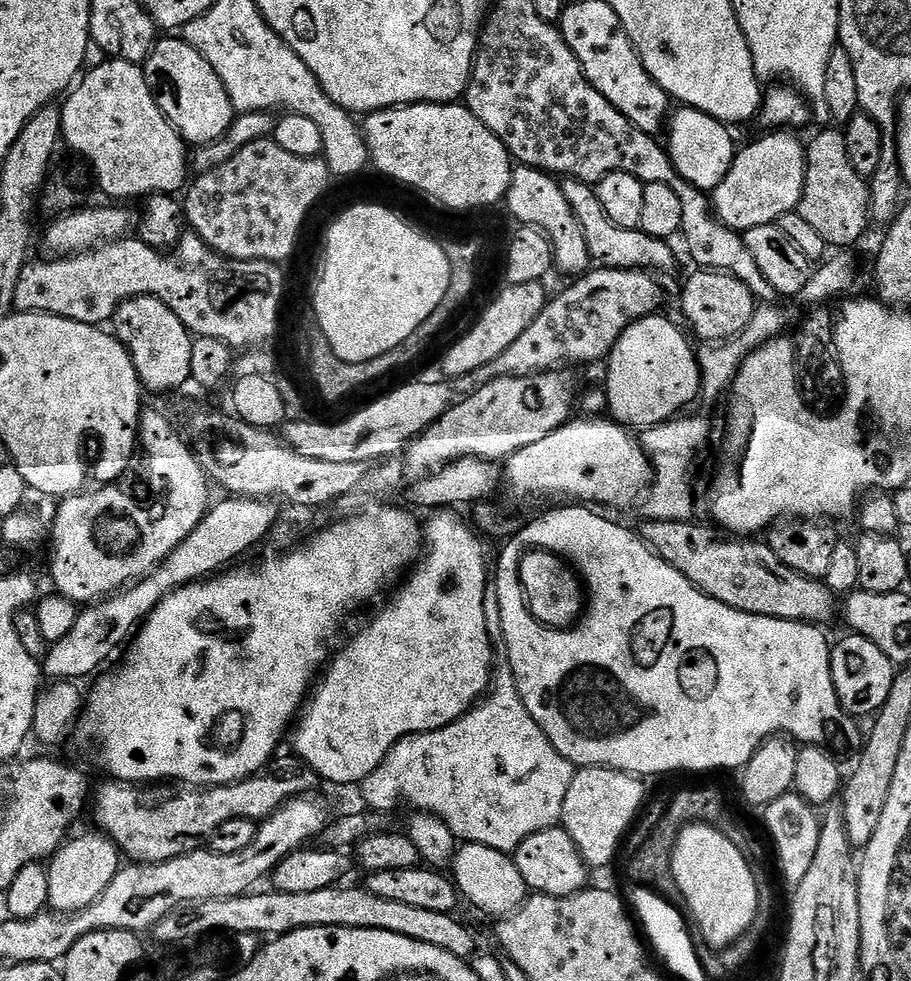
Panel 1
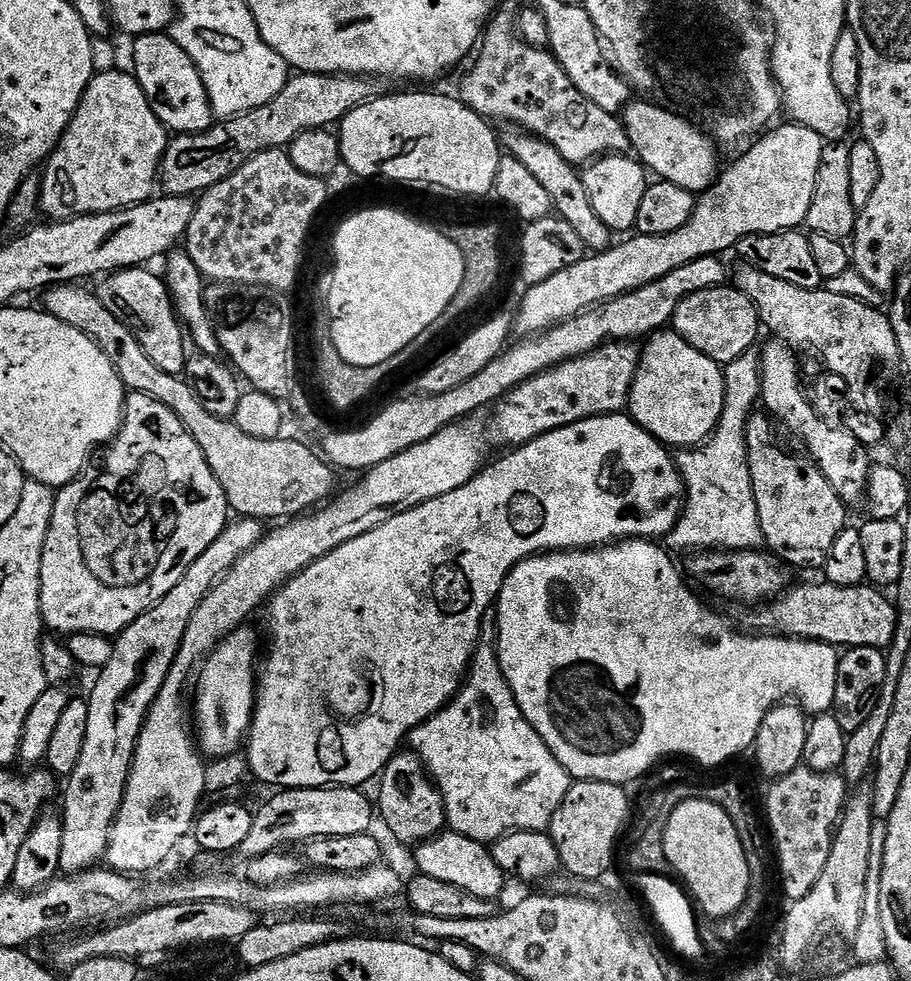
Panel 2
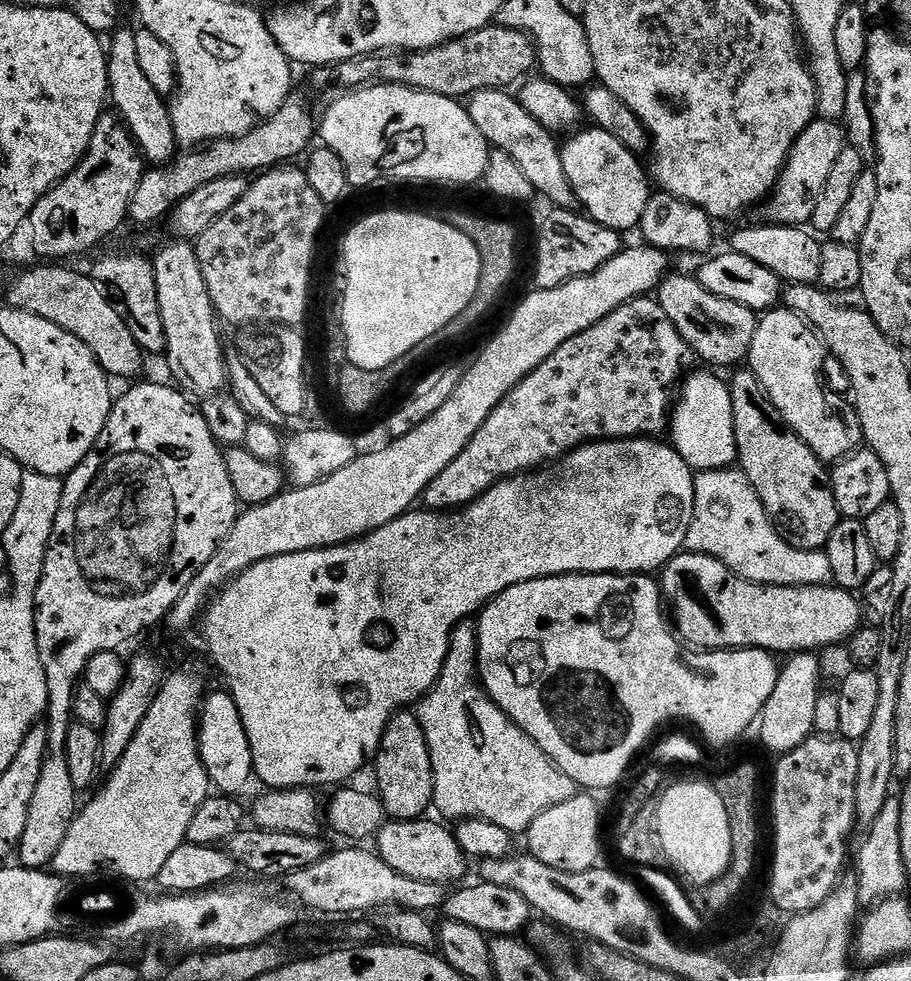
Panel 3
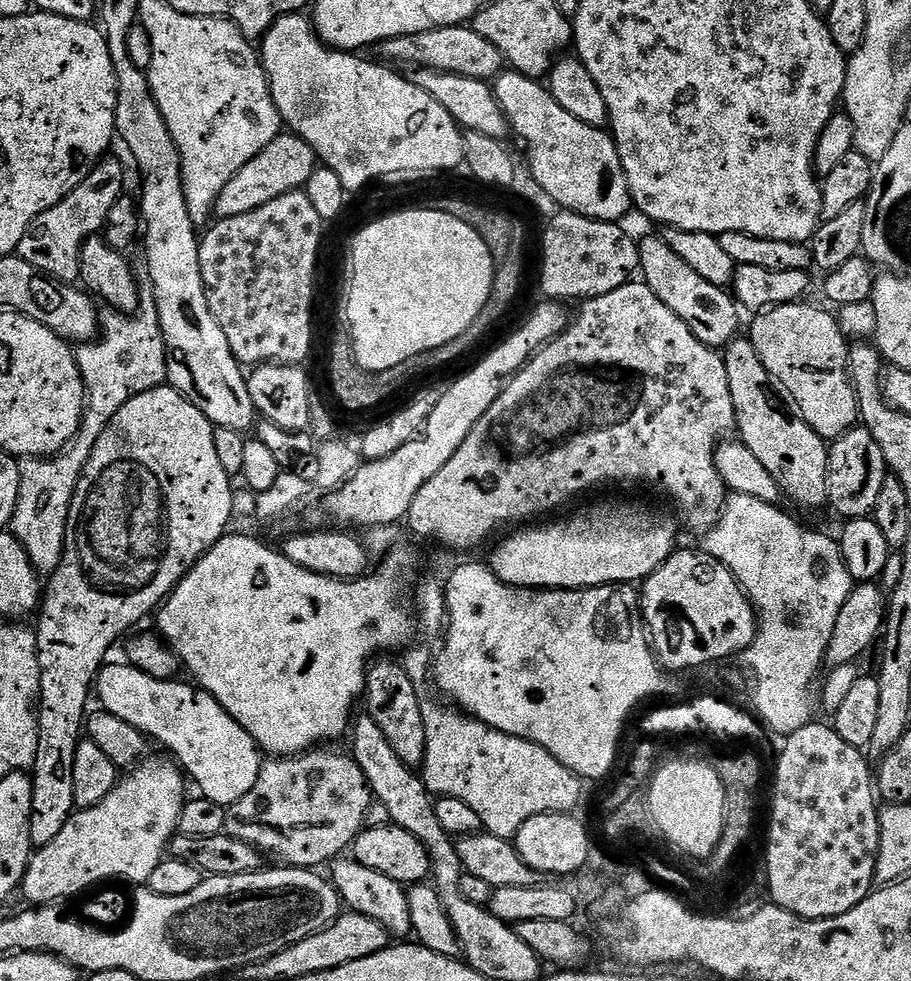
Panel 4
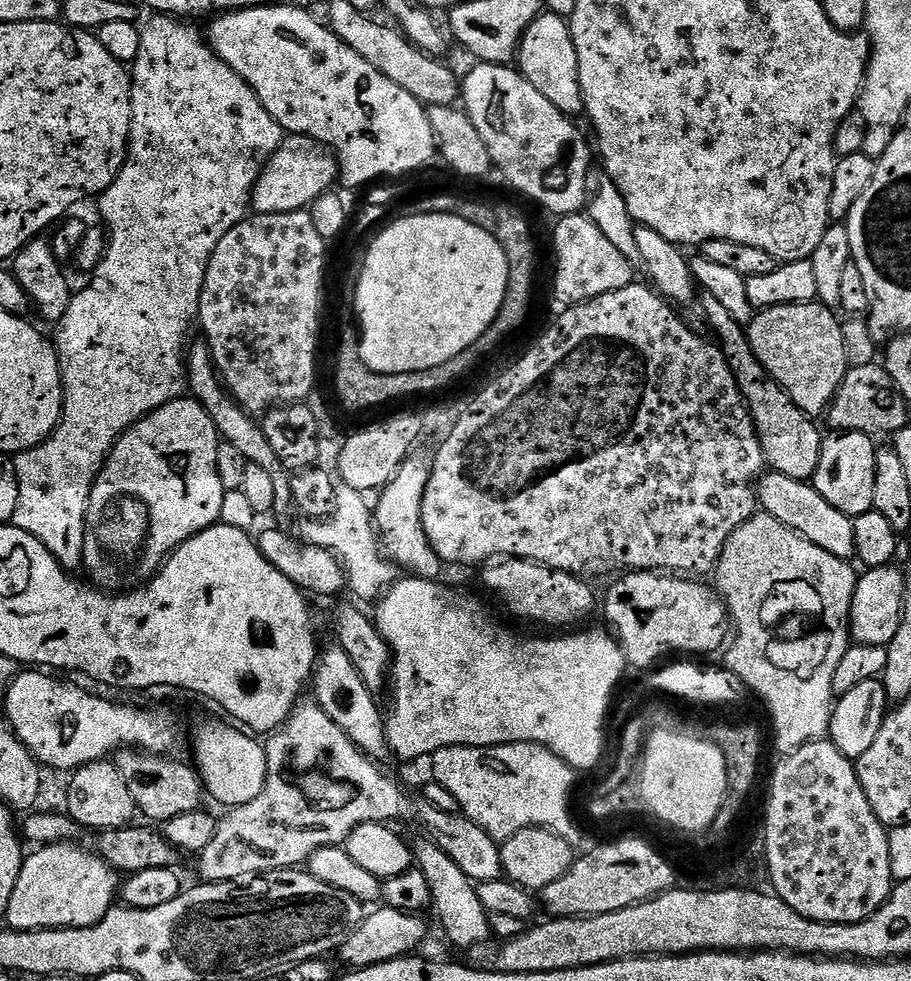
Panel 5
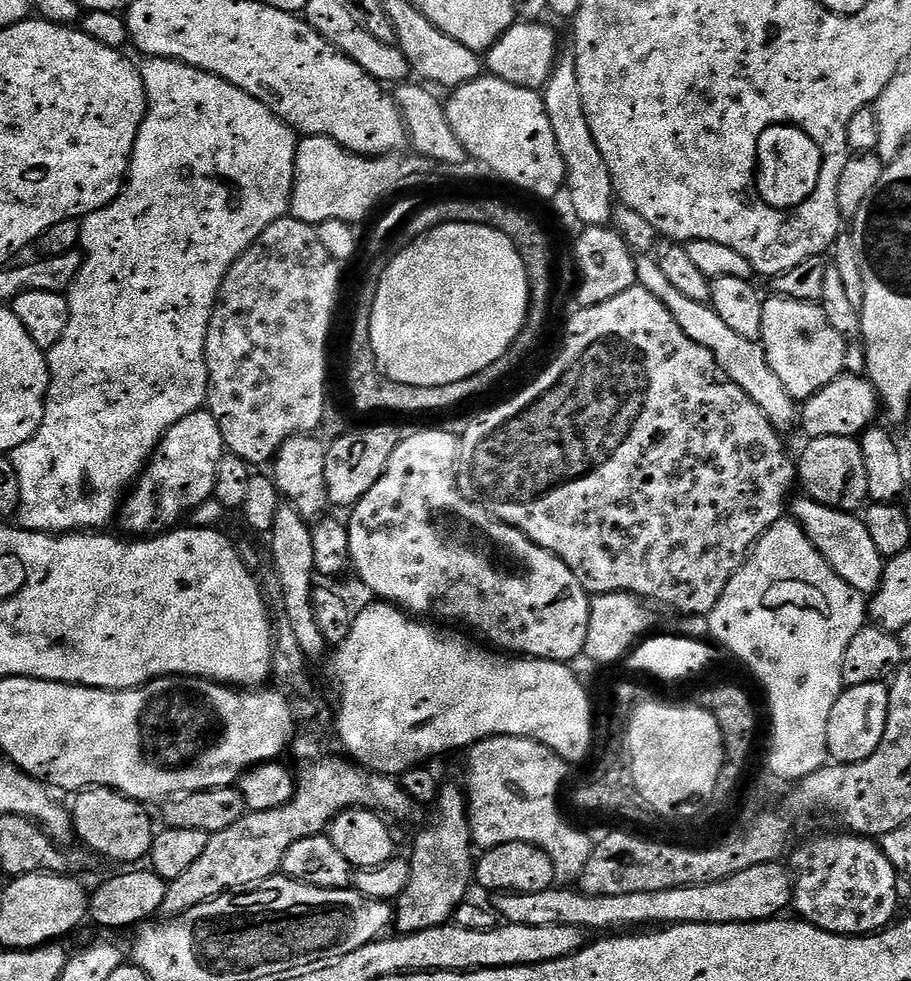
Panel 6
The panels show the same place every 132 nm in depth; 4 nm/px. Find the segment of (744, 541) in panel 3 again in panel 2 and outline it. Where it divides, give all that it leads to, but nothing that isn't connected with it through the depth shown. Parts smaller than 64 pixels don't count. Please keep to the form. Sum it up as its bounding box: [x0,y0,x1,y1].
[666,350,764,554]

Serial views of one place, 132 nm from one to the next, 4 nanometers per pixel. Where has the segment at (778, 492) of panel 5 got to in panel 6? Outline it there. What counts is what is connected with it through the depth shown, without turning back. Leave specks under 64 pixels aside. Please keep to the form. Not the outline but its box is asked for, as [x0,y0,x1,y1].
[790,499,886,594]

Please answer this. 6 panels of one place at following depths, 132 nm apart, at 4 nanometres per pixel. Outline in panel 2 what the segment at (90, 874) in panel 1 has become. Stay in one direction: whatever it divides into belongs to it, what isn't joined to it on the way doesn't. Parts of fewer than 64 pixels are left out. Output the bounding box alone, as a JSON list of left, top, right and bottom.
[60,518,266,874]

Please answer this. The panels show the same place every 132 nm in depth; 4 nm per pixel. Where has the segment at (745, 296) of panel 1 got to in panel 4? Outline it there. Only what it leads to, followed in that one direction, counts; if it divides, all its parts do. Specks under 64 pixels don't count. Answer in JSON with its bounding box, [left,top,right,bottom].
[639,235,741,350]

